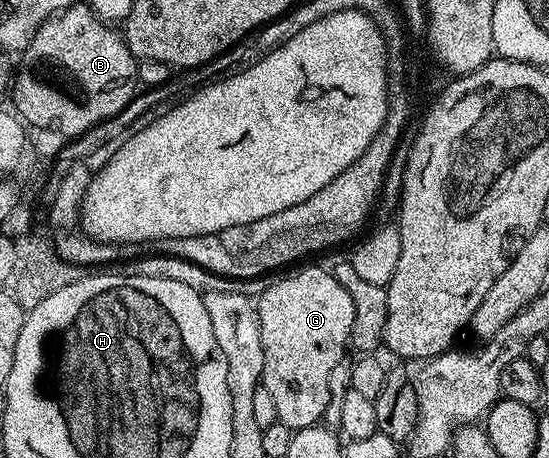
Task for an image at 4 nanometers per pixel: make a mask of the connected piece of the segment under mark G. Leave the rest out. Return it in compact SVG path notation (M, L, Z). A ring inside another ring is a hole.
M307 265L280 281L272 280L267 290L259 294L257 304L261 323L261 347L265 355L261 387L269 391L273 404L277 406L278 424L293 431L320 424L330 399L329 375L333 375L333 367L337 367L337 363L344 360L343 348L346 350L351 340L355 312L353 299L349 299L349 291L341 287L330 268Z

